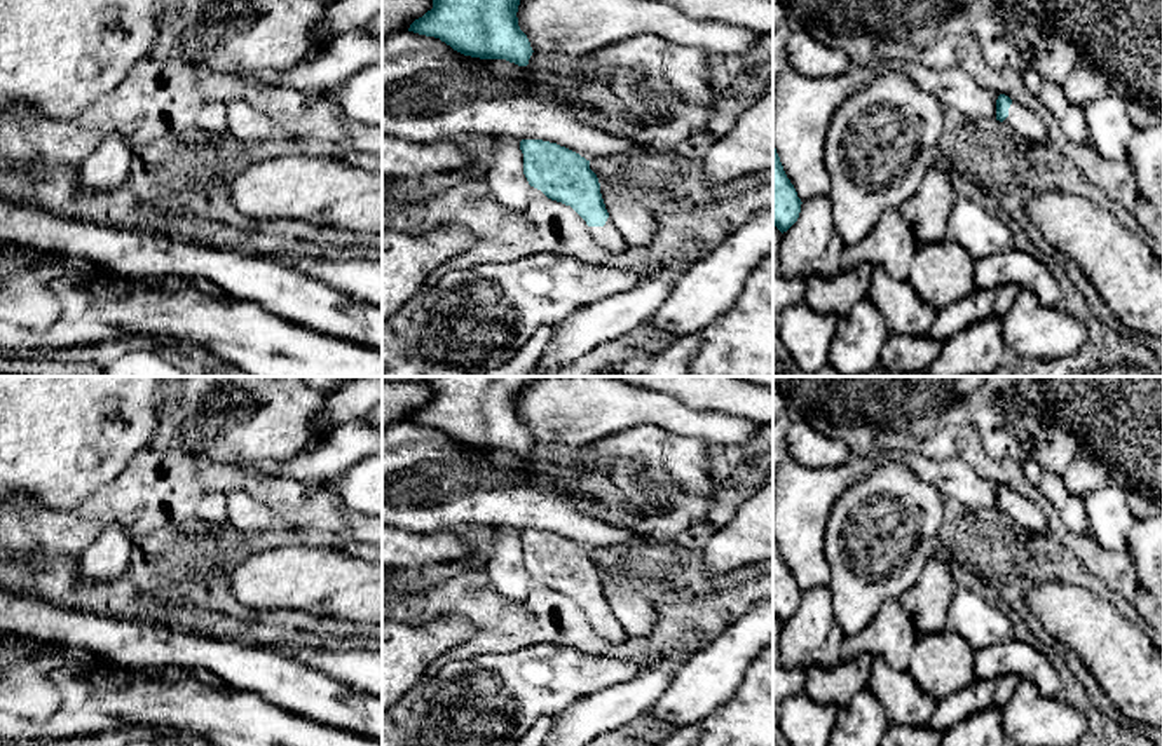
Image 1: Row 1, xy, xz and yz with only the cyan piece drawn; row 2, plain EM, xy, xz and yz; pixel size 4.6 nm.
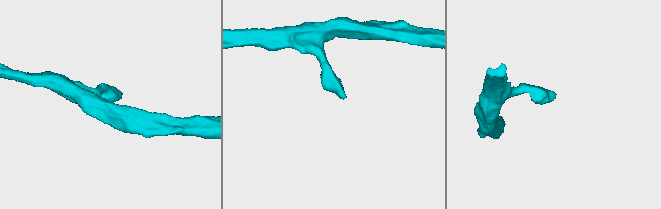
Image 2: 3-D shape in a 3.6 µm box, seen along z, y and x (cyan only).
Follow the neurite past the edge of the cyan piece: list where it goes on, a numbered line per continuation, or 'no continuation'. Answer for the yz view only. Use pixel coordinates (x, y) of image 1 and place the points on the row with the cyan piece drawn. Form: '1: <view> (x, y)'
1: yz (1021, 121)

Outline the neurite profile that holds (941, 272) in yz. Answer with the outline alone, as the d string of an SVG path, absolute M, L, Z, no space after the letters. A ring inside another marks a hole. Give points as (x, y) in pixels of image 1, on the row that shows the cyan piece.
M949 239L918 244L907 282L933 312L940 312L975 291L974 265L975 260Z

